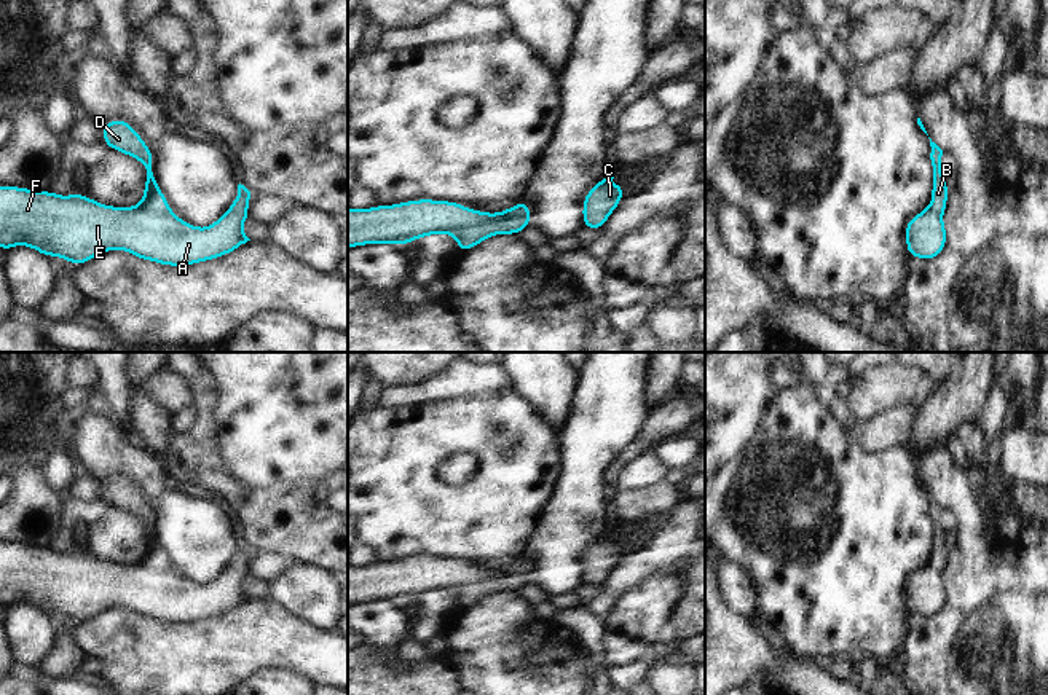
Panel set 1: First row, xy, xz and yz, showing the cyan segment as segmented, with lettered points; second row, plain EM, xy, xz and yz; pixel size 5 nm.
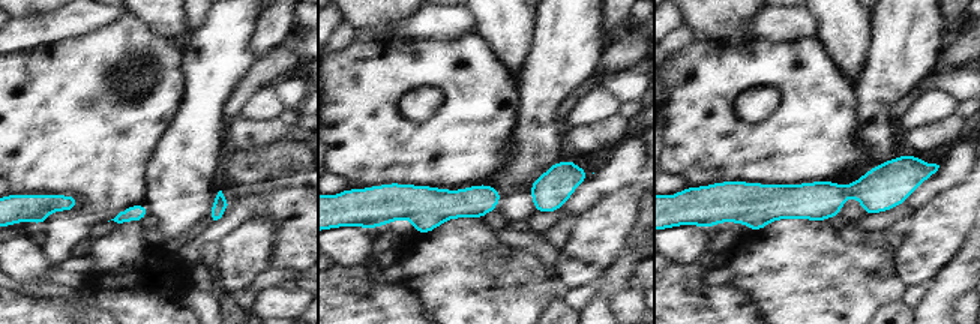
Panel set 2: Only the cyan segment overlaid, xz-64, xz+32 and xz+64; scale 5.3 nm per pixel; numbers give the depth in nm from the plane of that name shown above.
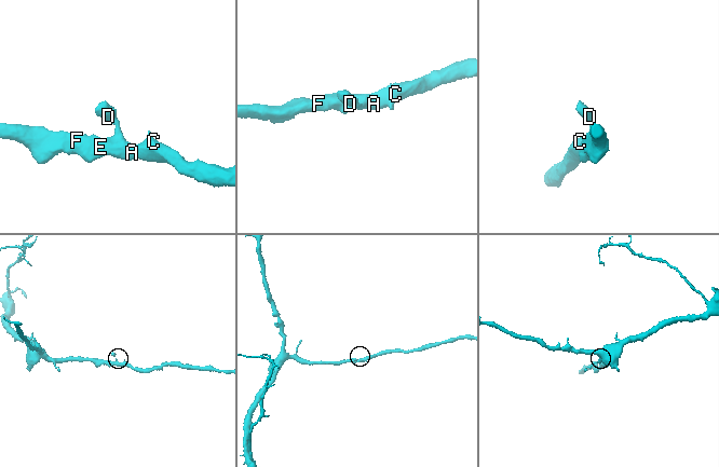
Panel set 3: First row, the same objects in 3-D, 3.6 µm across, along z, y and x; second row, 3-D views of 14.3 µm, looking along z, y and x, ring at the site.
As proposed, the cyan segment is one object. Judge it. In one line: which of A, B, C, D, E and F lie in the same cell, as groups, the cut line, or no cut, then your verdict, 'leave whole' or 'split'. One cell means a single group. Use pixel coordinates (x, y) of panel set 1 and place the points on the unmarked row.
A B C D E F | no cut | leave whole

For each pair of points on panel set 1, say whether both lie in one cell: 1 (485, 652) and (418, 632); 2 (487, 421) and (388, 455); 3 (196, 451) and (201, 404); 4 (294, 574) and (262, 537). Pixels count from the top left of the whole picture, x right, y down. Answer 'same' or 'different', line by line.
1: different
2: same
3: same
4: different

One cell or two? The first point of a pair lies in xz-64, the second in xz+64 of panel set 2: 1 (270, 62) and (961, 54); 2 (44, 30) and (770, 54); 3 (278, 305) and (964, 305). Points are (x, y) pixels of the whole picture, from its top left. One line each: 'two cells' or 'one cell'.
1: one cell
2: two cells
3: one cell

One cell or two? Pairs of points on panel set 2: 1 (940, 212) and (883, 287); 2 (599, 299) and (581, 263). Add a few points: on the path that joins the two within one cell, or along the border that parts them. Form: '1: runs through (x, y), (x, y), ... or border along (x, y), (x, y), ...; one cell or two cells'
1: border along (890, 260), (893, 275), (905, 287); two cells
2: border along (616, 261), (602, 275); two cells

